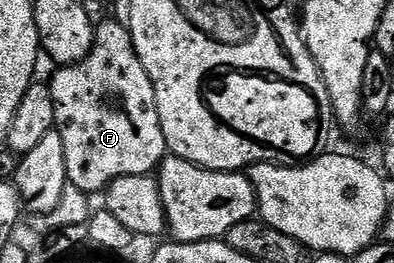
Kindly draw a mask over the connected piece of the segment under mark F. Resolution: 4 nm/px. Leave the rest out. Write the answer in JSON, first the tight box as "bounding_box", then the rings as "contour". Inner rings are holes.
{"bounding_box":[49,22,167,193],"contour":[[[124,22],[96,24],[93,48],[83,61],[72,67],[61,67],[49,83],[51,95],[57,105],[56,130],[61,132],[66,153],[68,182],[74,183],[86,193],[104,192],[119,177],[153,175],[166,158],[167,148],[159,121],[159,109],[155,101],[155,89],[147,69],[135,53],[131,33]]]}

